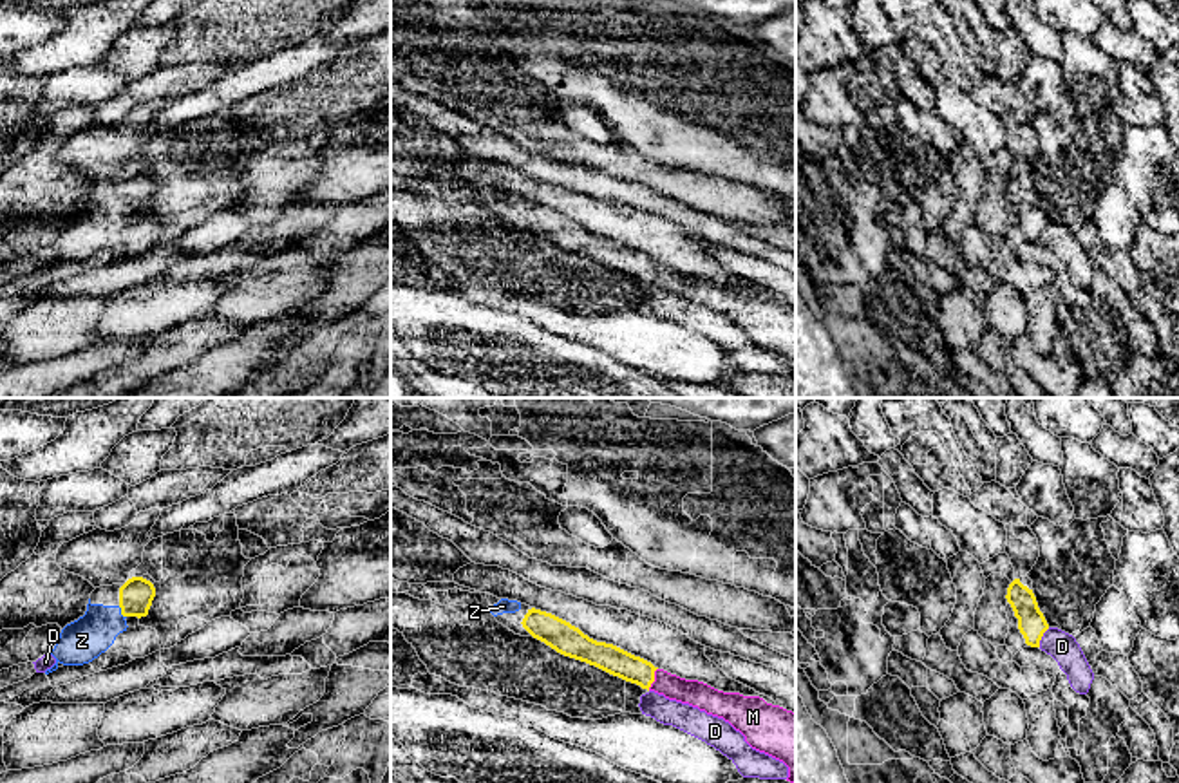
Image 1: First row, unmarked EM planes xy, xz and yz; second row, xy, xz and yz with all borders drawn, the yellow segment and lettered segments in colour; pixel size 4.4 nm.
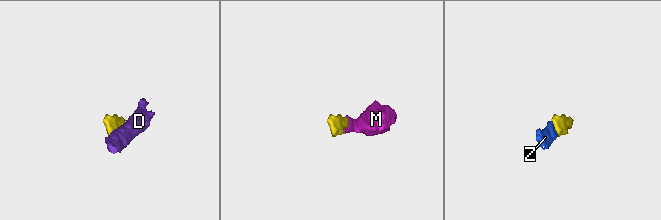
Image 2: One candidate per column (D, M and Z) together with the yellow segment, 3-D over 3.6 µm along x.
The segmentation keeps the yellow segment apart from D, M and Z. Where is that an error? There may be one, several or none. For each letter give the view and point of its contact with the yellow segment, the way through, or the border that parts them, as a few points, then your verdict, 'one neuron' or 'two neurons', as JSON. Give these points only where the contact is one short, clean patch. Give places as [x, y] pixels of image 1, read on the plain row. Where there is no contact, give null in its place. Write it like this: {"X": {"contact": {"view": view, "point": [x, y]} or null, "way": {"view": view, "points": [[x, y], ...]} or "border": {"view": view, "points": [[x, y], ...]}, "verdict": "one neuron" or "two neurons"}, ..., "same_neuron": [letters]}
{"D": {"contact": {"view": "yz", "point": [1042, 230]}, "verdict": "two neurons"}, "M": {"contact": {"view": "xz", "point": [653, 273]}, "way": {"view": "xz", "points": [[606, 252], [653, 273], [695, 288]]}, "verdict": "one neuron"}, "Z": {"contact": {"view": "xy", "point": [122, 207]}, "way": {"view": "xy", "points": [[136, 190], [122, 207], [82, 235]]}, "verdict": "one neuron"}, "same_neuron": ["M", "Z"]}

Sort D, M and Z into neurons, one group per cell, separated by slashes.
D / M Z

